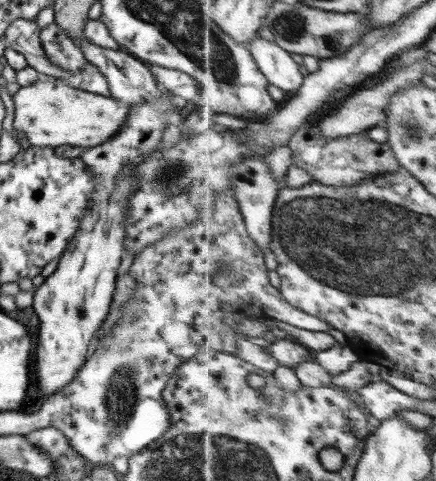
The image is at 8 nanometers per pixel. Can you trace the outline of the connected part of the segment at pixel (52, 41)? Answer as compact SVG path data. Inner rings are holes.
M55 22L40 29L39 39L47 59L64 71L78 73L88 62L76 42Z

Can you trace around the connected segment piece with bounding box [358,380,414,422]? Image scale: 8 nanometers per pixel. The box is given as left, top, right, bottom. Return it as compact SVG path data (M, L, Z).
M388 381L372 382L358 392L366 407L380 422L394 418L399 411L409 410L414 406L412 396L394 388Z

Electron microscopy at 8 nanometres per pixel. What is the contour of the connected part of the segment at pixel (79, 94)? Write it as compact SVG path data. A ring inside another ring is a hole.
M62 80L36 81L22 86L13 95L13 127L26 133L32 147L70 145L82 148L98 146L116 136L125 125L130 110L110 97L74 88Z

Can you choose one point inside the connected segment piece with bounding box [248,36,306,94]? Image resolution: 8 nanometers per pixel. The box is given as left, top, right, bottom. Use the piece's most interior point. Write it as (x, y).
(277, 62)

